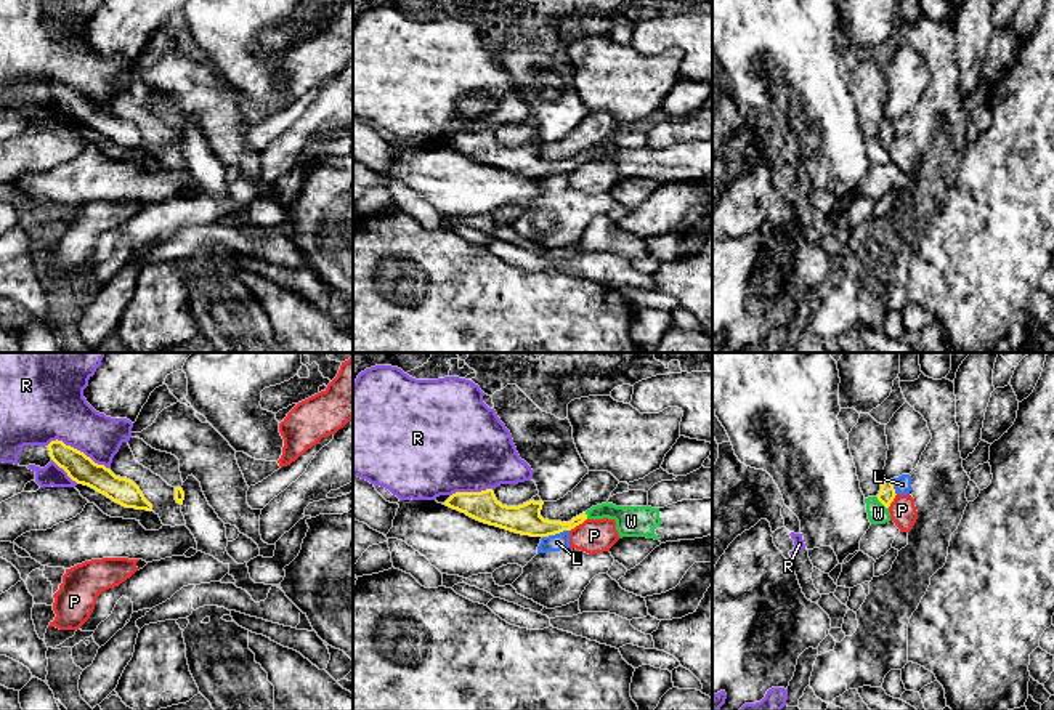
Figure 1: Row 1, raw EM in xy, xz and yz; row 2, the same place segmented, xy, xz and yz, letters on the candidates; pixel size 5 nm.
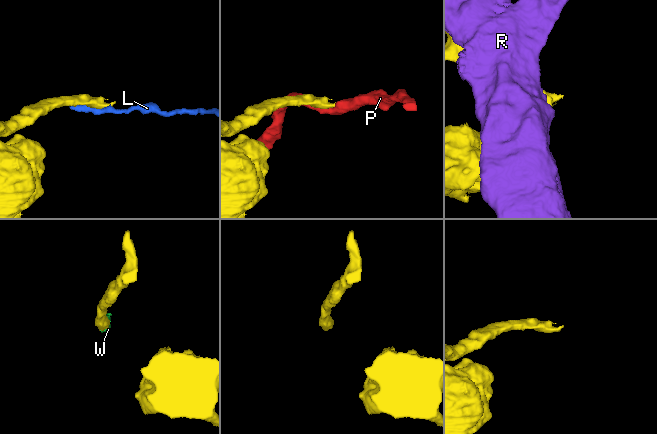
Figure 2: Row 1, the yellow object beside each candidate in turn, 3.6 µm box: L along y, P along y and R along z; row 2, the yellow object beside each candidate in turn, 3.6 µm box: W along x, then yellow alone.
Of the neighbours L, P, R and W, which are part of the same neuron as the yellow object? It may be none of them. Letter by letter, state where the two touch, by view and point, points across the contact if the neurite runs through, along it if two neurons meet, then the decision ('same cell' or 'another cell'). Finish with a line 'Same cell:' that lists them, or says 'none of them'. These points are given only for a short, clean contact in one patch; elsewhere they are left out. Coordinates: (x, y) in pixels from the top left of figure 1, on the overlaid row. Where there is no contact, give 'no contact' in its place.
L: meets yellow in xz at (555, 532); border along xz (568, 529), (543, 537); another cell
P: meets yellow in xz at (578, 524); another cell
R: meets yellow in xy at (76, 449); another cell
W: meets yellow in yz at (883, 504); runs through yz (886, 496), (883, 504), (878, 513); same cell
Same cell: W

